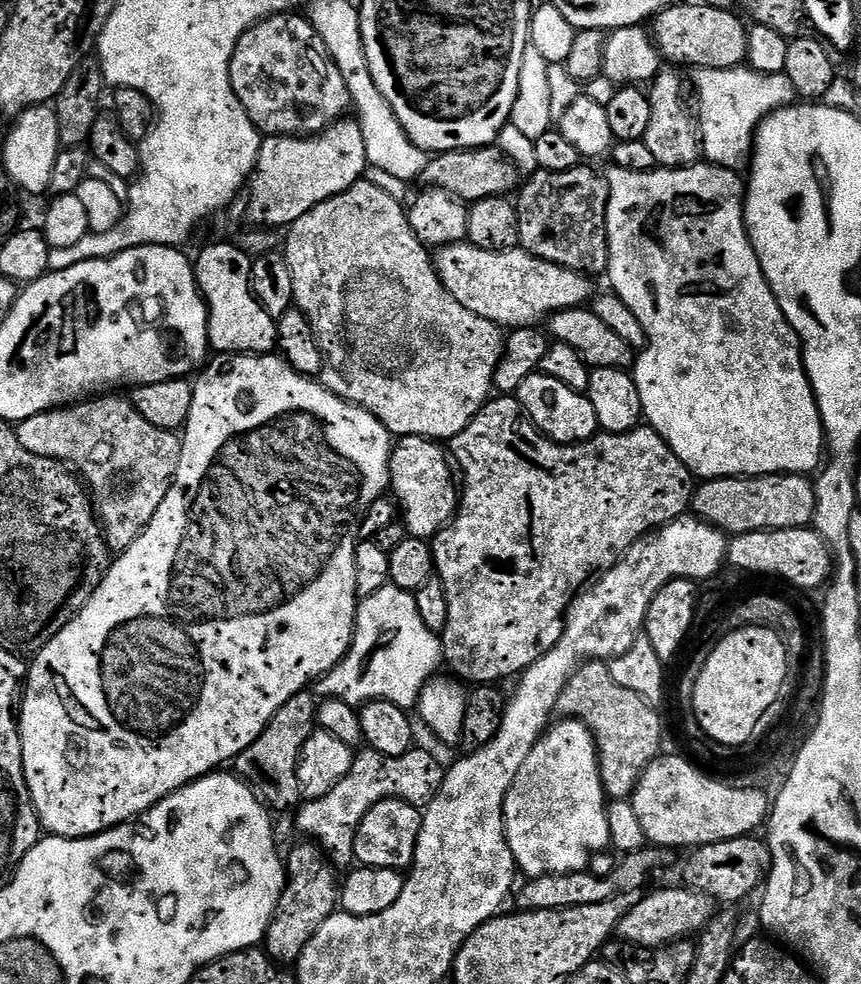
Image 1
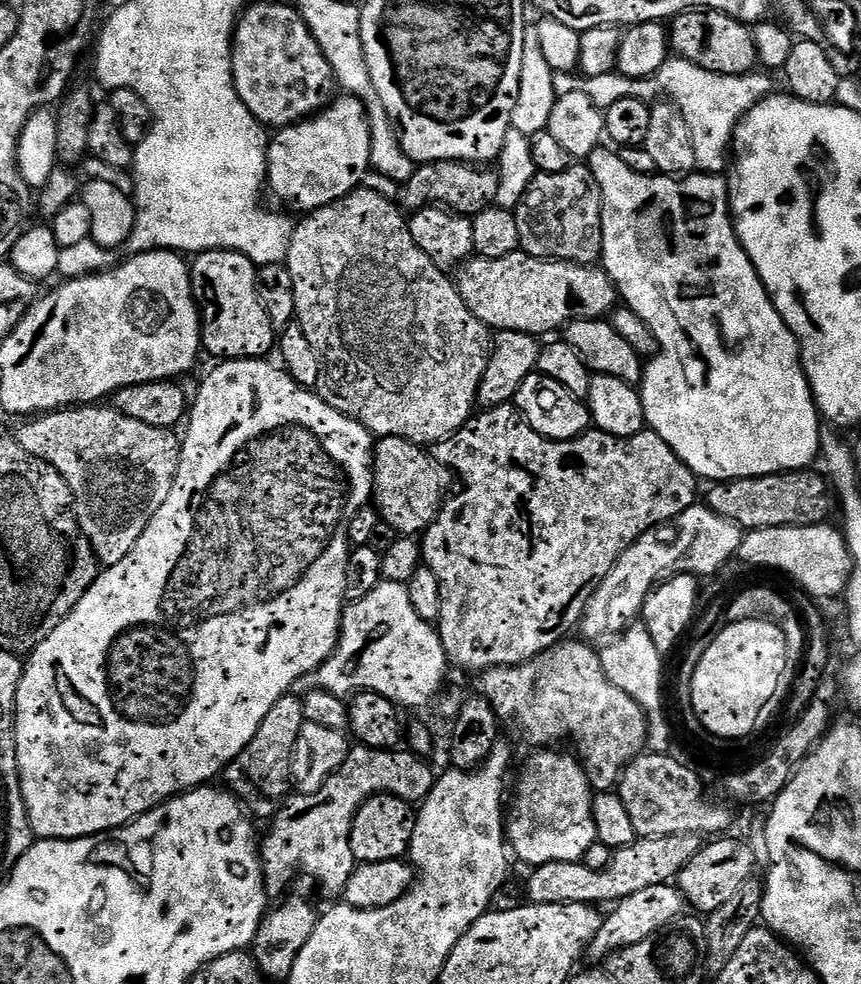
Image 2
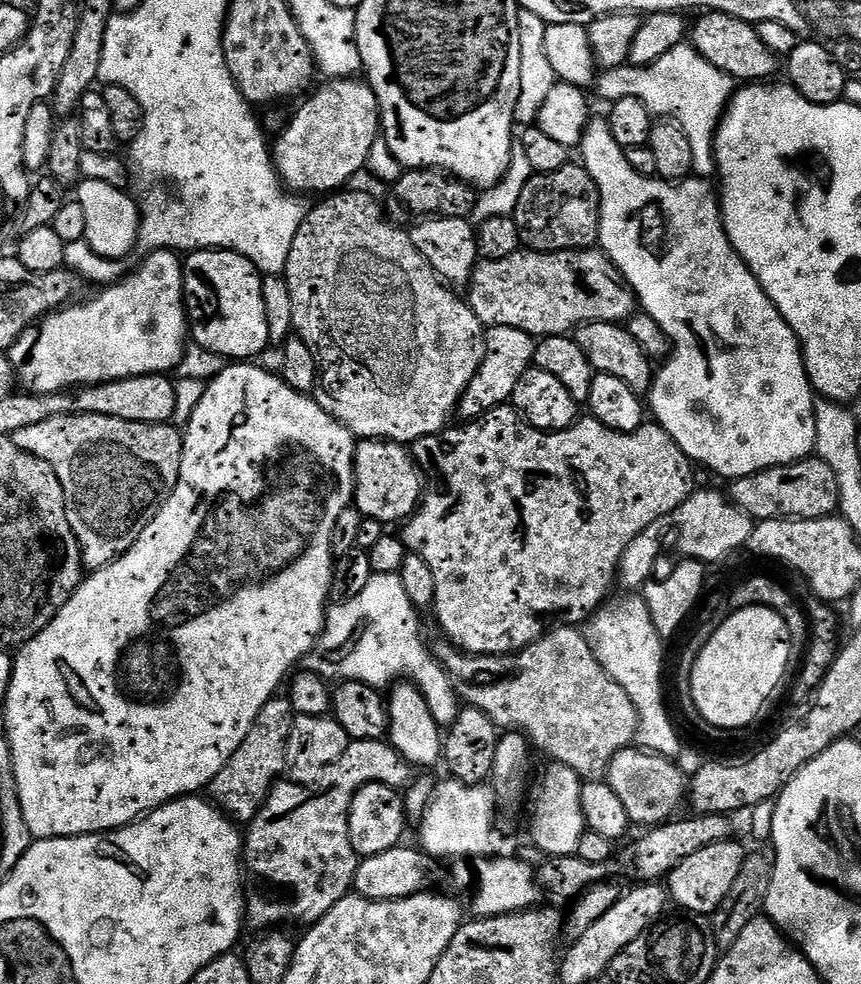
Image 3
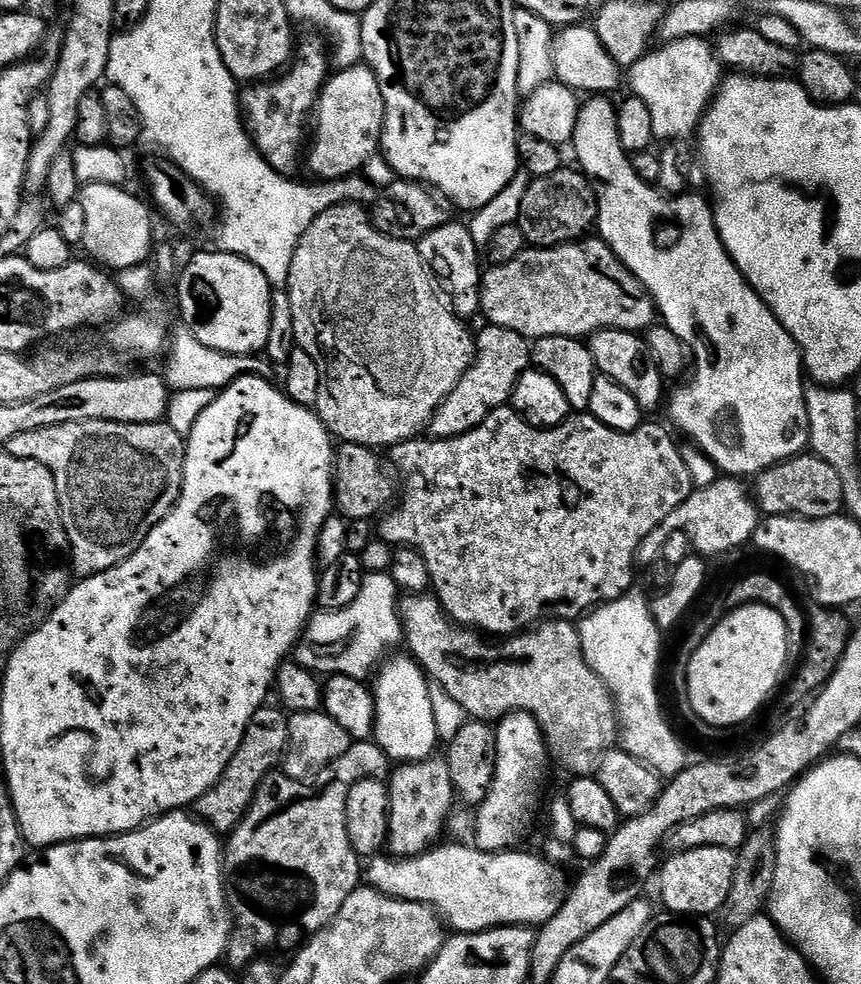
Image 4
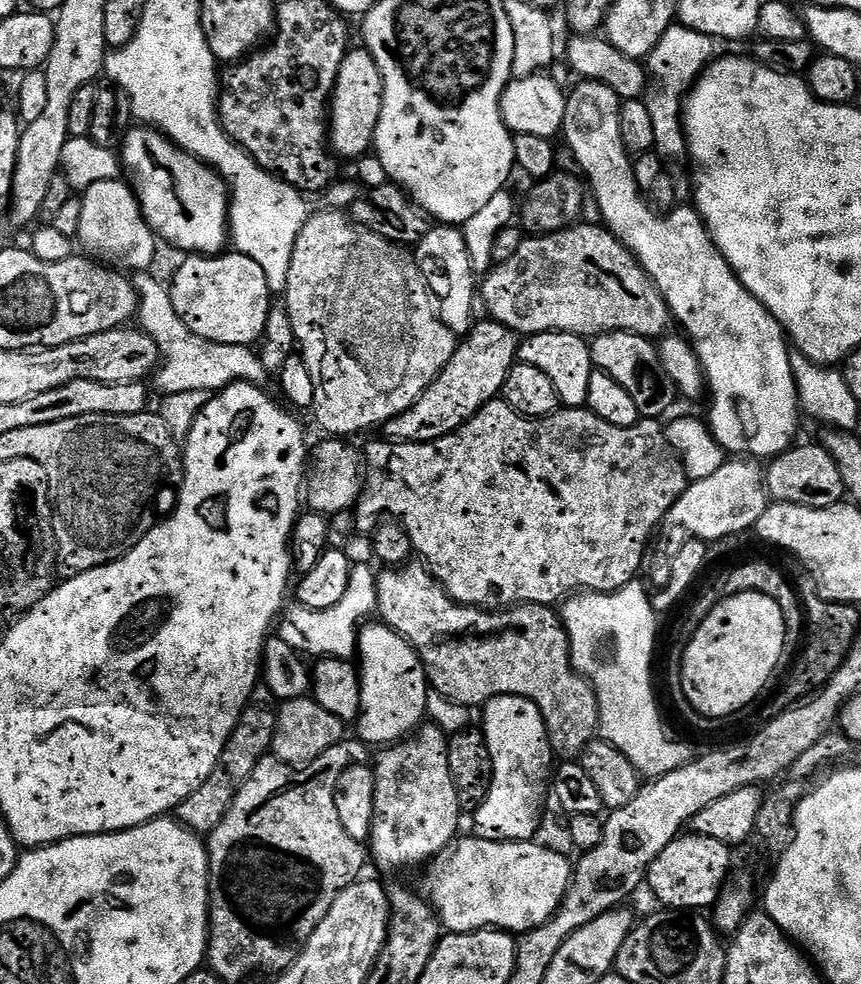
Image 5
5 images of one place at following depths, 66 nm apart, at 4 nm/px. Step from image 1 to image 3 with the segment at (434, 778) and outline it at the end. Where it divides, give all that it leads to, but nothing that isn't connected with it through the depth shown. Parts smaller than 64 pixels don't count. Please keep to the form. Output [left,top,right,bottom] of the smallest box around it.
[242,740,414,930]

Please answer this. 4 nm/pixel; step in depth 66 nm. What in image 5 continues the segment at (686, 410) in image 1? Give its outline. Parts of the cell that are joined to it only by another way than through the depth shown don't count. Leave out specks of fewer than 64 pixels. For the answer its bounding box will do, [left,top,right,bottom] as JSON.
[562,79,802,458]

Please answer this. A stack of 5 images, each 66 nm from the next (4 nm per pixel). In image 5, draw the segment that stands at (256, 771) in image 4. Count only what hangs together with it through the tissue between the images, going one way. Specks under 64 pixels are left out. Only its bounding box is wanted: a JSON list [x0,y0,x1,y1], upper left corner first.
[174,706,276,834]

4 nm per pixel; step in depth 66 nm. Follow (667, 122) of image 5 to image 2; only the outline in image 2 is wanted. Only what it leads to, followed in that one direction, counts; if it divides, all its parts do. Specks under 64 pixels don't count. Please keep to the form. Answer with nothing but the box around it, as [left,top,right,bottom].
[586,58,773,174]

